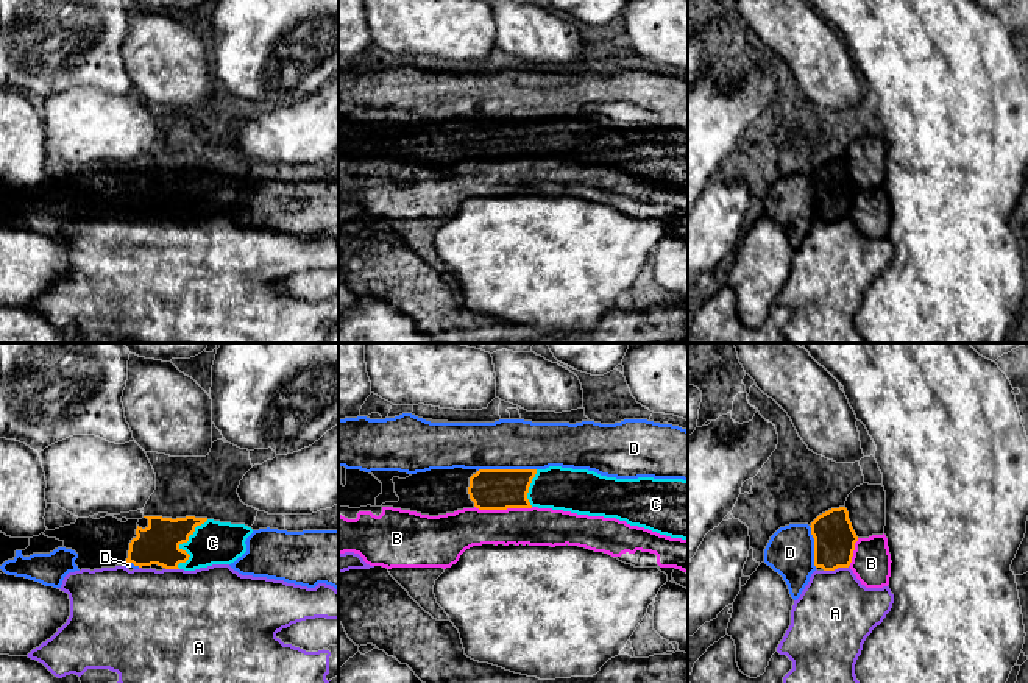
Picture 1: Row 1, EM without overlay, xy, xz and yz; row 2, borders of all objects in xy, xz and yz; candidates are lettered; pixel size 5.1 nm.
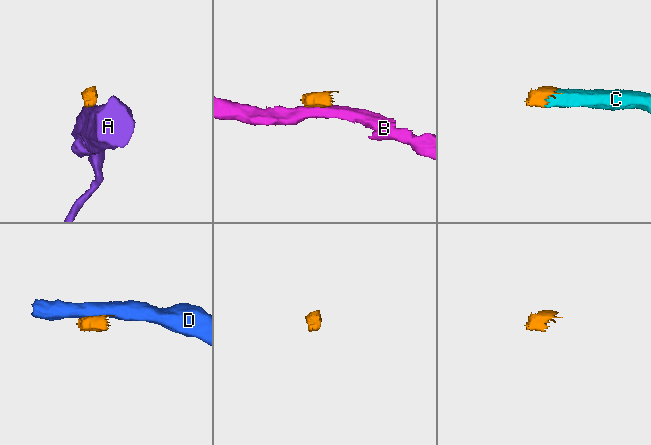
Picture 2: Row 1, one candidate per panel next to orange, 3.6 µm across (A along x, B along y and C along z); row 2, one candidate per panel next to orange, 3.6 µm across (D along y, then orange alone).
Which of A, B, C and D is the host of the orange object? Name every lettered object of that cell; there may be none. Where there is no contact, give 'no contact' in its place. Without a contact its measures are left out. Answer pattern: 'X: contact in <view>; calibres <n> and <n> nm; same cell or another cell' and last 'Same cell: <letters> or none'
A: contact in yz; calibres 220 and 400 nm; another cell
B: contact in xz; calibres 200 and 200 nm; another cell
C: contact in xy; calibres 200 and 220 nm; same cell
D: contact in xz; calibres 200 and 260 nm; another cell
Same cell: C

